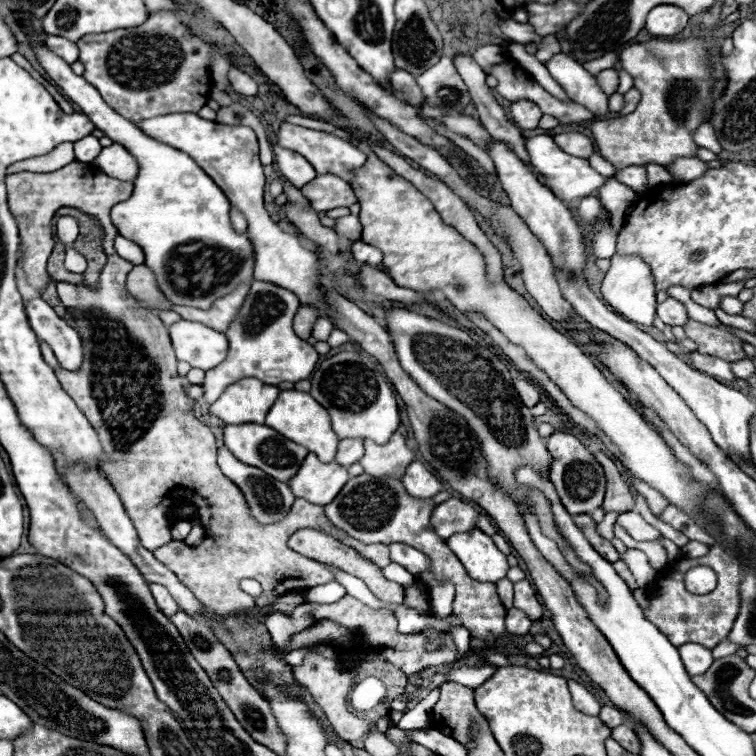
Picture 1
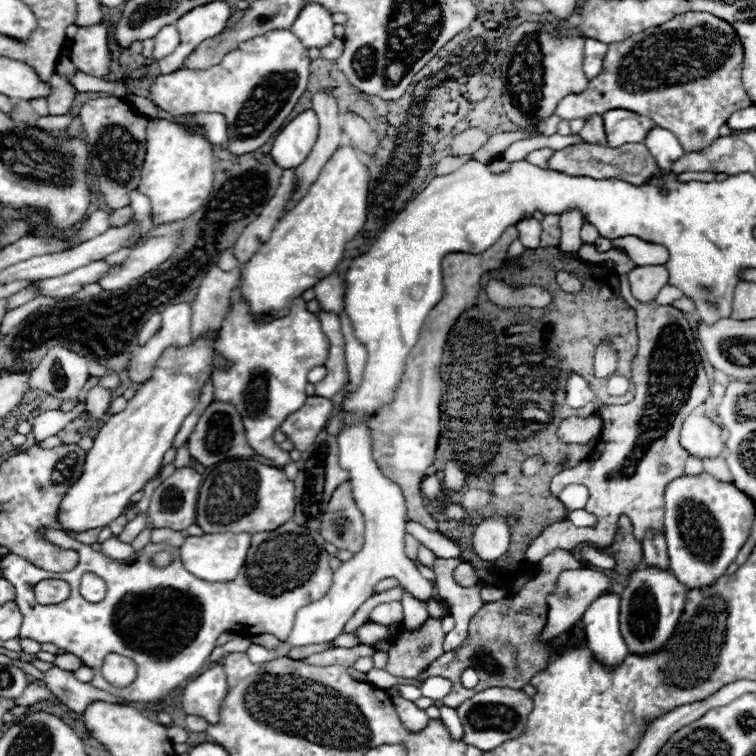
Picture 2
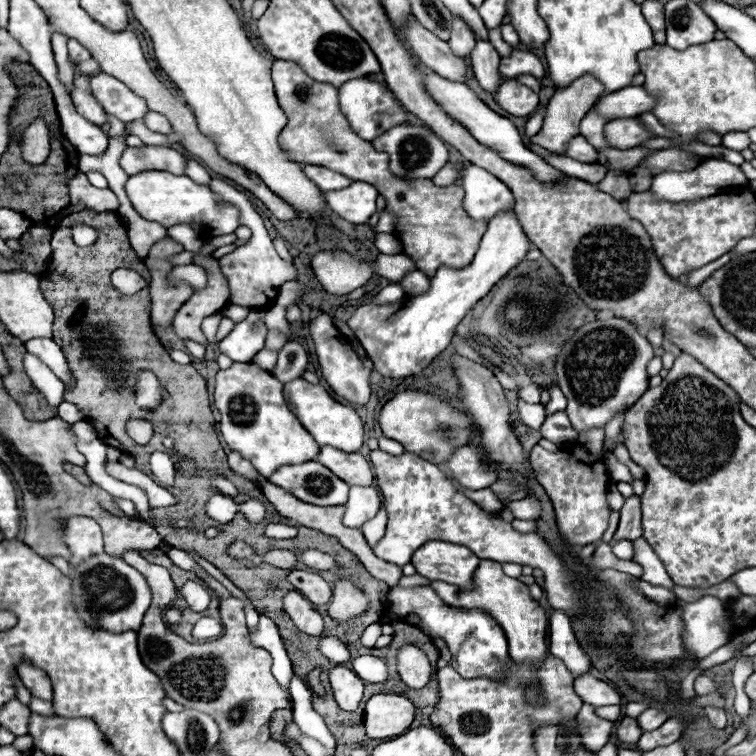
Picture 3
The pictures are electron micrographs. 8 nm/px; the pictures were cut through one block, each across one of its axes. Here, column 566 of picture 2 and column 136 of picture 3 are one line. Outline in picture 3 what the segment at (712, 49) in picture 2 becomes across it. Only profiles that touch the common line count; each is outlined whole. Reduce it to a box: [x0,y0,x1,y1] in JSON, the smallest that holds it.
[90,72,148,122]

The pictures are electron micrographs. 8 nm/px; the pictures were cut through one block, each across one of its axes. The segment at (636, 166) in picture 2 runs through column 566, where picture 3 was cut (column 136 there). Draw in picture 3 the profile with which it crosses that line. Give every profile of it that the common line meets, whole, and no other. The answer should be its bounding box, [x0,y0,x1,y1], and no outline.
[120,146,184,176]

